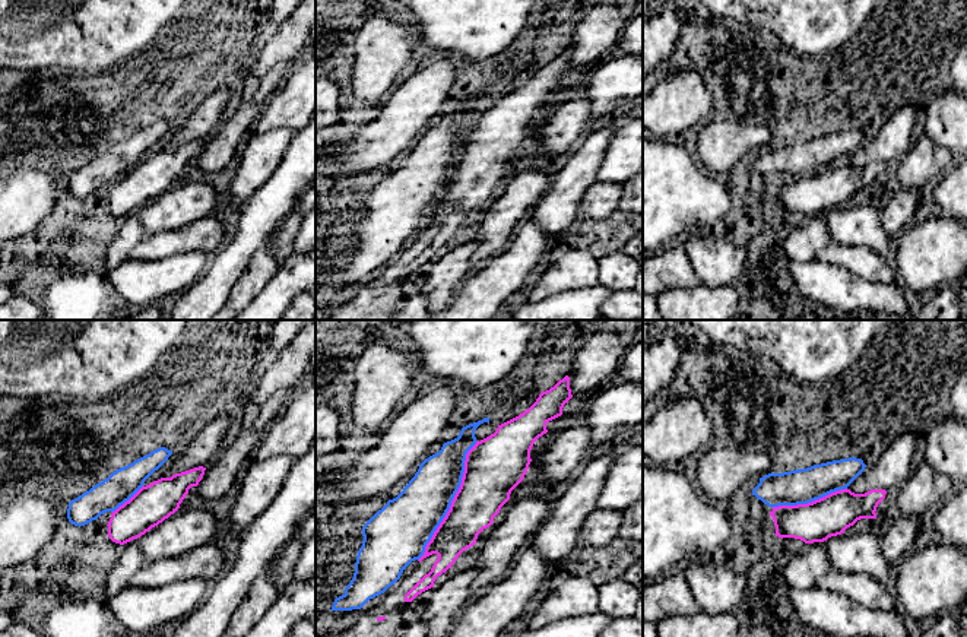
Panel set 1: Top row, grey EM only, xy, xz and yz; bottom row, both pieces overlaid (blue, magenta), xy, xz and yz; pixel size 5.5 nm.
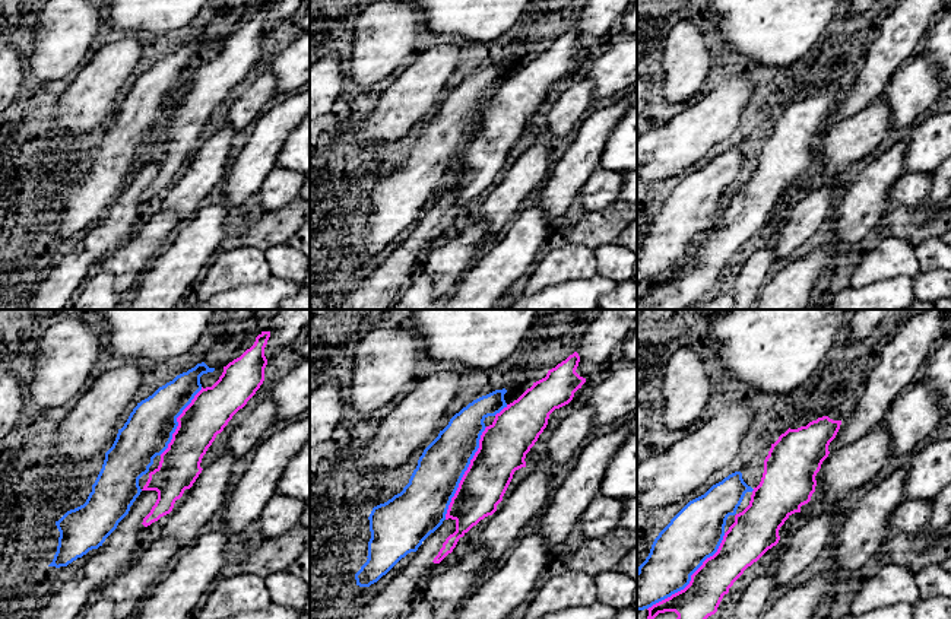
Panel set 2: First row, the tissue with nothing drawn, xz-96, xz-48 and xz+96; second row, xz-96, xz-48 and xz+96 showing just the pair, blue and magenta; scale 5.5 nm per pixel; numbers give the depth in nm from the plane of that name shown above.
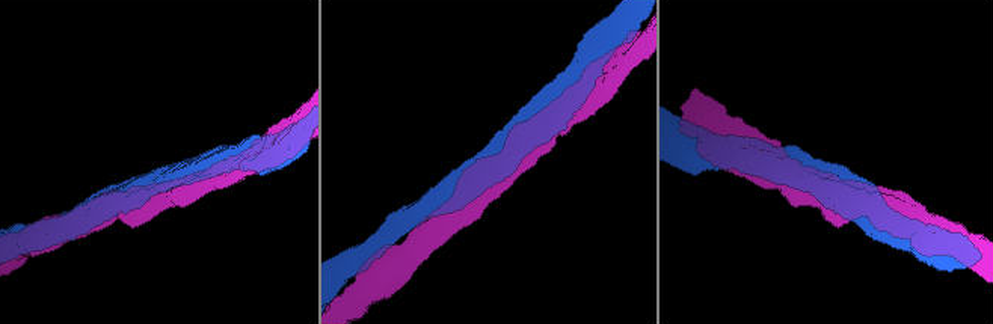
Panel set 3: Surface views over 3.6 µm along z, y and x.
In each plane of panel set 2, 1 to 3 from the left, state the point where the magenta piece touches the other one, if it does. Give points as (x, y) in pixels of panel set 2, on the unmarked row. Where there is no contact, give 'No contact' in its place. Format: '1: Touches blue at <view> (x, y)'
1: Touches blue at xz-96 (176, 94)
2: Touches blue at xz-48 (463, 146)
3: Touches blue at xz+96 (690, 251)

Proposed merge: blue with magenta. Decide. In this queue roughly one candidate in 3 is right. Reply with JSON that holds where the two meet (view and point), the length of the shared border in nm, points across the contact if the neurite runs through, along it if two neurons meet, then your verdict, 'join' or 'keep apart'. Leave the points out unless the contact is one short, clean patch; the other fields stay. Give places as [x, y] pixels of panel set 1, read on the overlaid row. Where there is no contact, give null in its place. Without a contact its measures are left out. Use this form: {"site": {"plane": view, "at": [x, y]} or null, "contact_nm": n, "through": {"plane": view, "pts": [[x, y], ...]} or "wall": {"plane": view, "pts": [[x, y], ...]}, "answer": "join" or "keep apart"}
{"site": {"plane": "xz", "at": [452, 500]}, "contact_nm": 750, "answer": "keep apart"}

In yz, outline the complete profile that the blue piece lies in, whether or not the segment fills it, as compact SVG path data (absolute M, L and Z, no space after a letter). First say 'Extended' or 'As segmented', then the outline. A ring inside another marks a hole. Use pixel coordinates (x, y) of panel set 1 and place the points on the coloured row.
As segmented. M849 457L760 478L752 495L768 507L808 504L846 489L863 470L862 459Z

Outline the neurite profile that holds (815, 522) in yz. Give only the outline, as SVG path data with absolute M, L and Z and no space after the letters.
M846 488L808 504L773 507L770 516L774 520L776 536L781 539L824 542L844 533L860 519L876 519L876 507L885 494L885 489L855 494Z

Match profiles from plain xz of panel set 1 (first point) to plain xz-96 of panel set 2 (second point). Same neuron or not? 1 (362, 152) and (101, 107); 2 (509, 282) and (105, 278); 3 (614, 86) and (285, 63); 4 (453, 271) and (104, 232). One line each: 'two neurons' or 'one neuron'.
1: one neuron
2: two neurons
3: one neuron
4: two neurons

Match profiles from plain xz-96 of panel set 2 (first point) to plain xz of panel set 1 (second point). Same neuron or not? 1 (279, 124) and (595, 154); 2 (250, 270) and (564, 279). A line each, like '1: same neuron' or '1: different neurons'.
1: same neuron
2: same neuron

